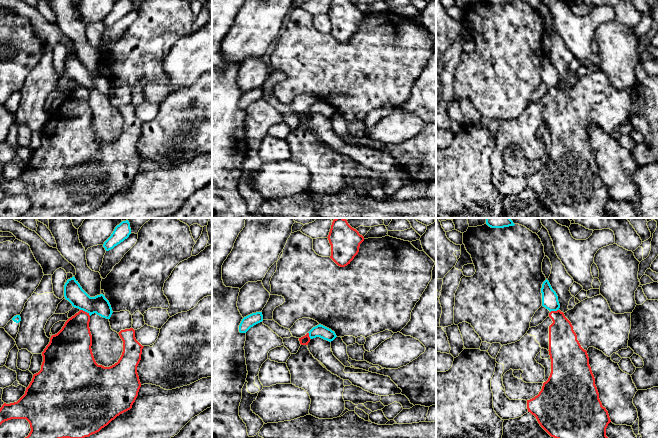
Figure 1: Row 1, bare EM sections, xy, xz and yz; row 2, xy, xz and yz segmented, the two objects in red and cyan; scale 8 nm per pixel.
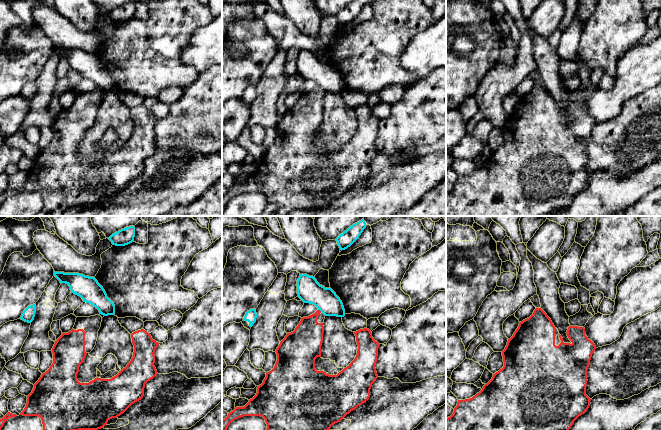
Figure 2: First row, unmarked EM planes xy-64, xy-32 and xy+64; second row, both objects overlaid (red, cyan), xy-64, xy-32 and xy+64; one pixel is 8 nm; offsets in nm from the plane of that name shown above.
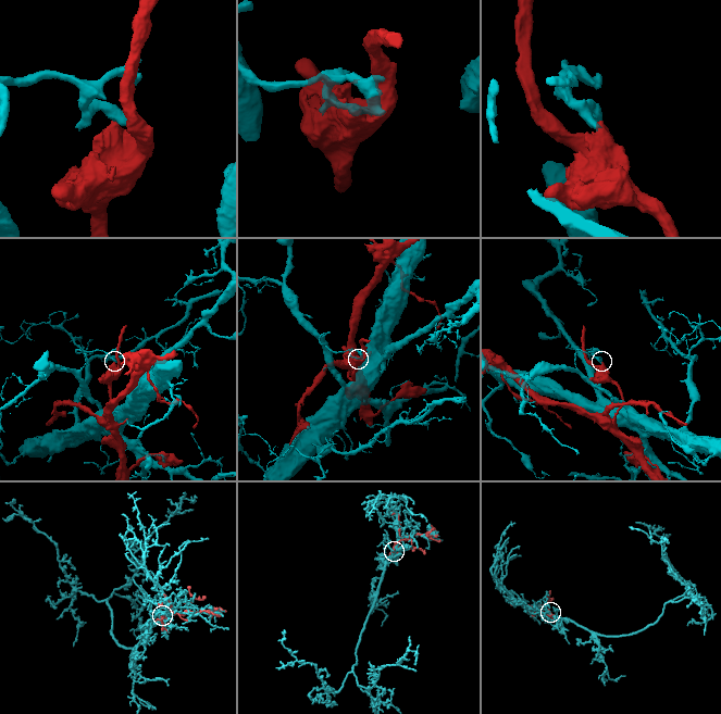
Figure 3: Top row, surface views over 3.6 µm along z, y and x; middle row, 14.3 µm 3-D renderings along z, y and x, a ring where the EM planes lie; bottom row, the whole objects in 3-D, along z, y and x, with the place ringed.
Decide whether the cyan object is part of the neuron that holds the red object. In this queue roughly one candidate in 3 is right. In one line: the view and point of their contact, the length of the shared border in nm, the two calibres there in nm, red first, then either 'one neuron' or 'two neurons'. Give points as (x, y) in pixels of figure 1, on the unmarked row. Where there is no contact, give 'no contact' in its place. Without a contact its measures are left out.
xy (84, 87) | 100 nm | 280/160 nm | two neurons

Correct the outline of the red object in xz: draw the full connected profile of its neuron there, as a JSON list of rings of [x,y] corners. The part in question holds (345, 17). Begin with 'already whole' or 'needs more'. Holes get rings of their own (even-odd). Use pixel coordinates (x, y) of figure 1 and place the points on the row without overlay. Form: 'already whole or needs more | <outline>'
already whole | [[[332,0],[327,14],[331,21],[330,34],[340,43],[350,40],[364,17],[364,13],[349,0]]]

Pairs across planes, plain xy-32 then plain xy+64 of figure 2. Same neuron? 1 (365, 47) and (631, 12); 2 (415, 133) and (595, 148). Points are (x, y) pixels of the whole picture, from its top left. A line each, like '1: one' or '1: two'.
1: one
2: one

